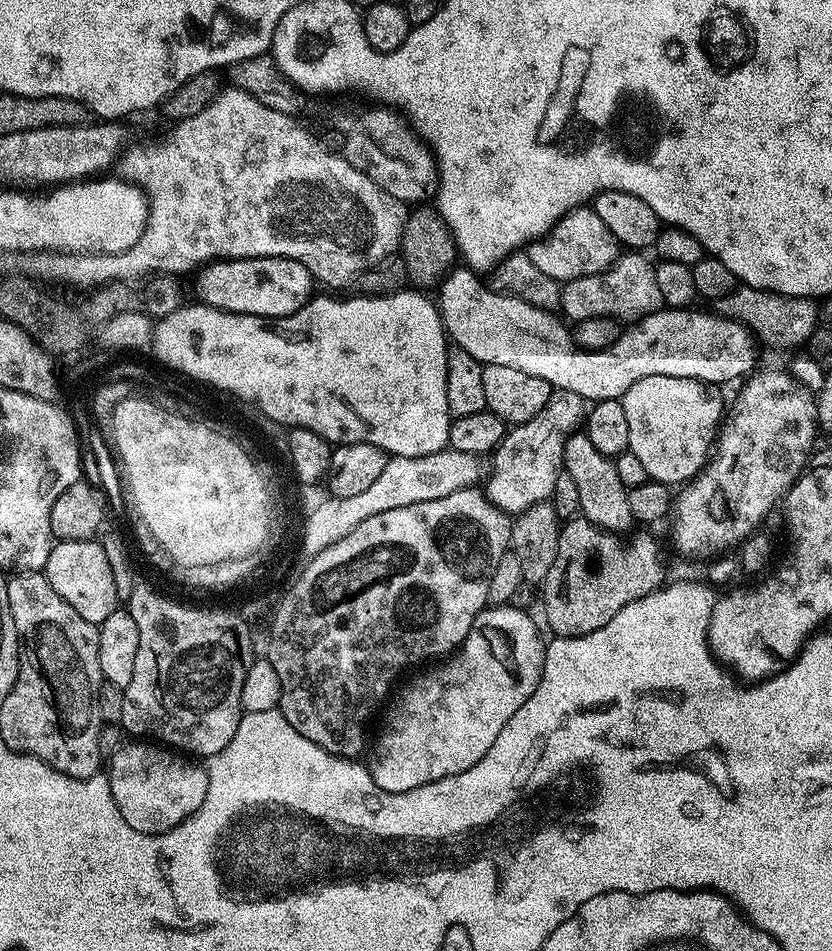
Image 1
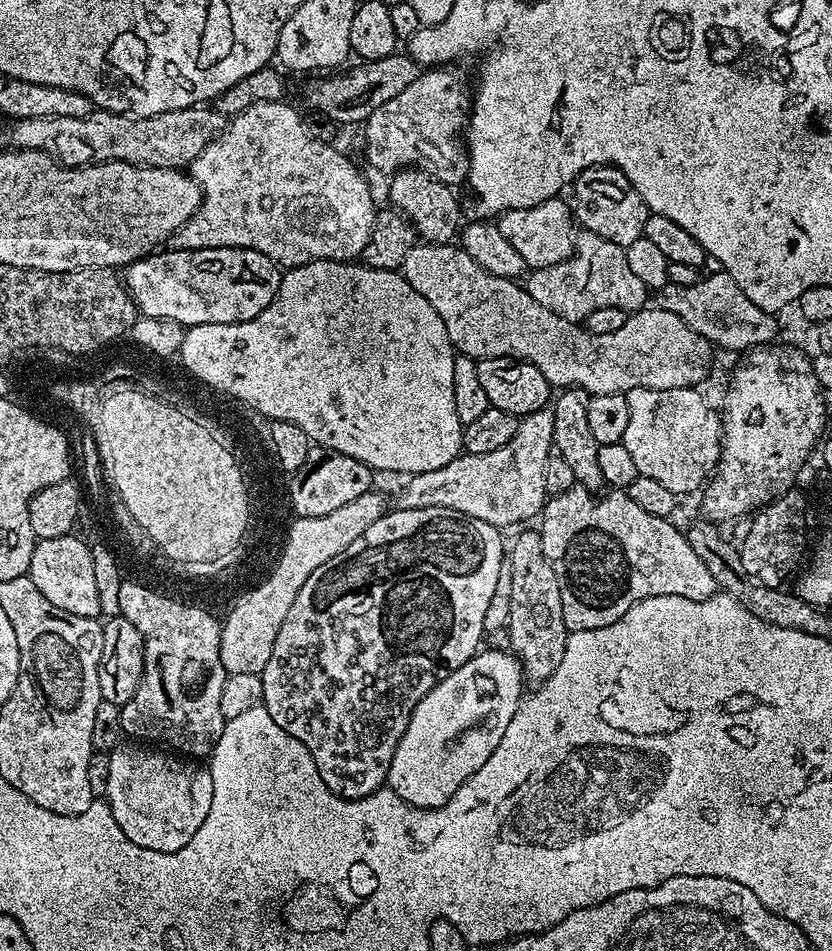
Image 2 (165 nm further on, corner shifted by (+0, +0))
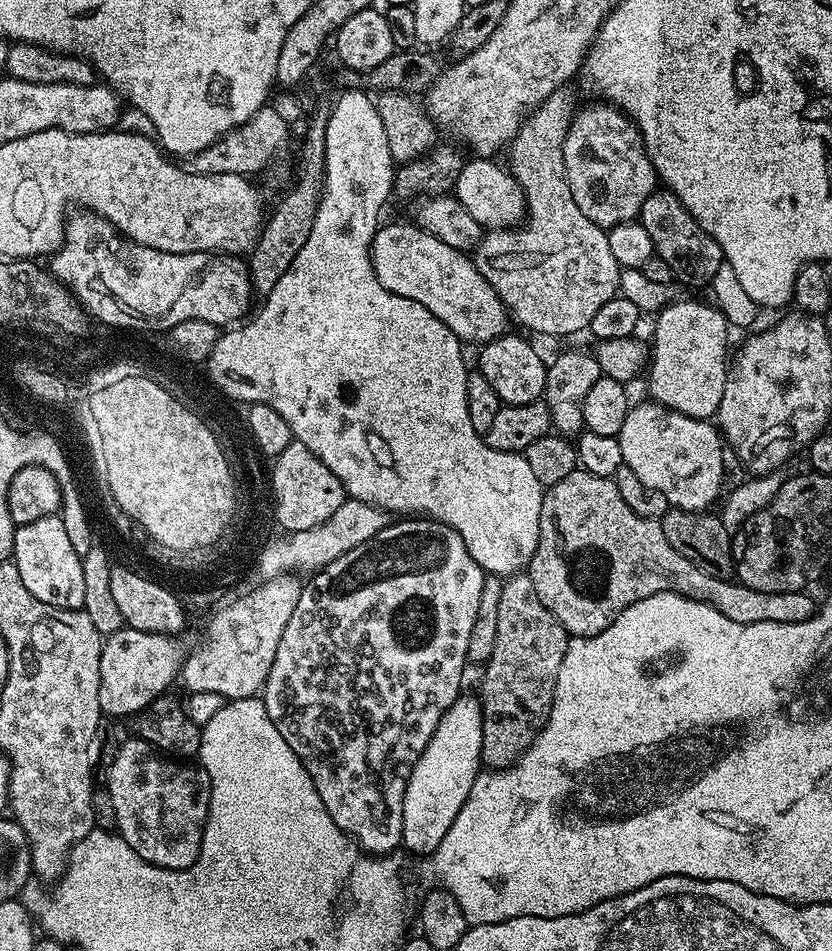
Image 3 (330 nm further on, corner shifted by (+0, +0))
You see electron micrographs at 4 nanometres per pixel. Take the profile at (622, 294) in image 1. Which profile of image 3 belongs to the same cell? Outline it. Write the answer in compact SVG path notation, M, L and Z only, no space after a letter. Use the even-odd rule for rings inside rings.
M557 90L551 92L544 100L540 101L531 112L525 115L520 129L516 132L516 137L507 145L508 160L506 159L506 167L512 173L517 182L524 187L524 202L526 205L526 219L515 228L498 228L489 231L487 234L481 235L480 243L474 249L474 259L476 261L476 269L482 274L482 278L486 278L486 282L490 282L490 286L494 288L498 294L500 301L504 303L504 307L508 309L509 317L513 321L516 320L529 333L541 332L544 336L572 336L575 332L580 332L589 327L594 318L594 314L598 314L598 310L602 310L602 306L606 306L606 302L617 297L620 291L620 264L614 258L613 251L610 250L610 242L605 229L600 228L594 222L590 222L590 218L586 218L586 214L582 214L582 210L578 210L578 202L574 202L574 194L570 194L570 182L566 178L566 162L564 161L564 133L567 132L572 124L574 115L574 107L572 108L572 96L568 90Z

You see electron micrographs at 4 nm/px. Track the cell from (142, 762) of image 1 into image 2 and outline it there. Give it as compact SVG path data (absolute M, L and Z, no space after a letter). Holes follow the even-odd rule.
M121 742L109 751L109 756L110 780L106 803L112 807L114 822L122 826L122 834L126 834L126 838L130 838L134 846L142 846L146 850L182 850L182 846L186 846L186 842L190 842L190 838L198 834L198 826L206 822L206 814L210 814L210 802L214 802L214 778L211 771L205 765L204 768L200 765L203 763L140 742Z

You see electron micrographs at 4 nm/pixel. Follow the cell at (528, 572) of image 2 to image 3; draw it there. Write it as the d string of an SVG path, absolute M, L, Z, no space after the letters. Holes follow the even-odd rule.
M527 574L509 576L499 585L498 638L494 642L494 654L483 665L484 677L480 680L478 699L482 710L481 761L489 769L509 768L516 763L536 736L544 729L554 702L554 690L558 682L558 670L562 670L562 658L568 649L569 635L563 626L550 614L550 610L538 598L534 582Z

